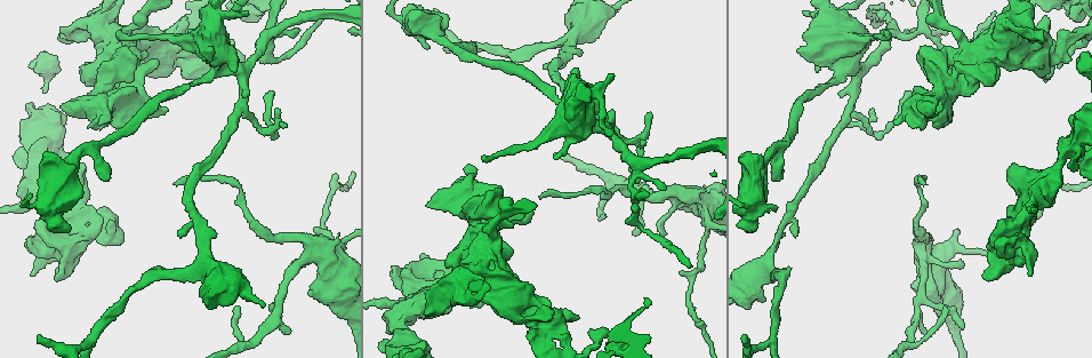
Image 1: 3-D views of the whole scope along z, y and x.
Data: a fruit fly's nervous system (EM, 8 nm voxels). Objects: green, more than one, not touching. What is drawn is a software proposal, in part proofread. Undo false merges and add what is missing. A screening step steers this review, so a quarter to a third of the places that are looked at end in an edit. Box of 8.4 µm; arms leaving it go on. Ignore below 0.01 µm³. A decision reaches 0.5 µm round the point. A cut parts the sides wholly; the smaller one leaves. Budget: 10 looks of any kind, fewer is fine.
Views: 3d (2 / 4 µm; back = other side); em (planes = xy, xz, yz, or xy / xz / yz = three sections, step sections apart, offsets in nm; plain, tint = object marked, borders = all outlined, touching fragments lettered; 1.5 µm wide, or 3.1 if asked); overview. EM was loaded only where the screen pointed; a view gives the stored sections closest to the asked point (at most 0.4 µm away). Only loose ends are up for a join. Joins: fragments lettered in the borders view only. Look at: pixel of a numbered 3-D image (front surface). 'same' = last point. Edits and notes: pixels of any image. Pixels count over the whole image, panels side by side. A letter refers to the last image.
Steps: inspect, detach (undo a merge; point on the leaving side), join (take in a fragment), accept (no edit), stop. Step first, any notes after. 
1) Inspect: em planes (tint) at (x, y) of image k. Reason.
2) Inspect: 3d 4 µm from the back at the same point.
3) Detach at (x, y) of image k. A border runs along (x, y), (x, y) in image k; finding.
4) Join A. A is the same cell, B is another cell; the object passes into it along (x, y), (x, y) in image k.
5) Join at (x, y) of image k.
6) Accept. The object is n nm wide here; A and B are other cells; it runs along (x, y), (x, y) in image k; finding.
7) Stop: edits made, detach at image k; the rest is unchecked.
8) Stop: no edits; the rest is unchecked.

Inspect: 3d 4 µm at (634, 236) of image 1. Thin end.

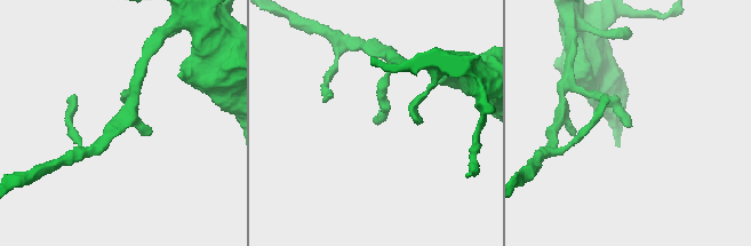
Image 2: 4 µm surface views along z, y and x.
Inspect: em xy step 4 (tint) at (631, 125) of image 2.

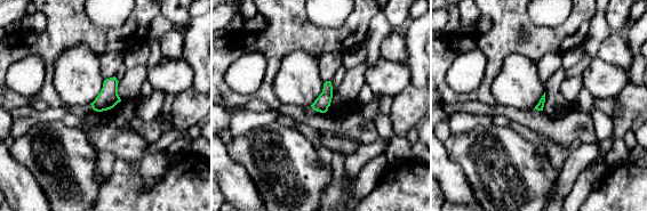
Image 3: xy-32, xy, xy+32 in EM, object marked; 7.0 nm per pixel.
Inspect: em planes (borders) at the same point.

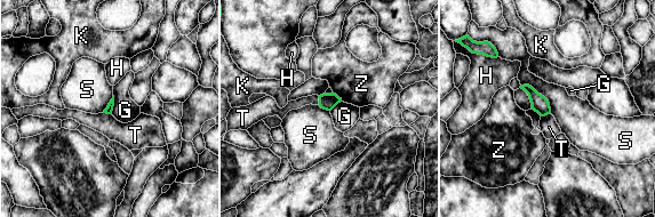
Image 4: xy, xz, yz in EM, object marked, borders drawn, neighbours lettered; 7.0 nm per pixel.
Join at (549, 127) of image 4. The longest contact is with S, 300 nm; T is the same cell, G, H, K, S and Z are other cells; it goes on there.

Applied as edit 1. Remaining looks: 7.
Inspect: overview. See it whole again.

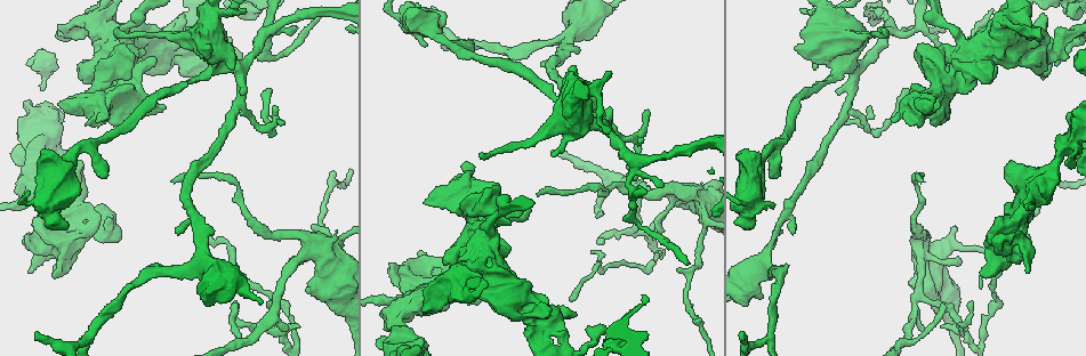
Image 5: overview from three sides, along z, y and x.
Inspect: 3d 2 µm at (1025, 271) of image 5. An open end.

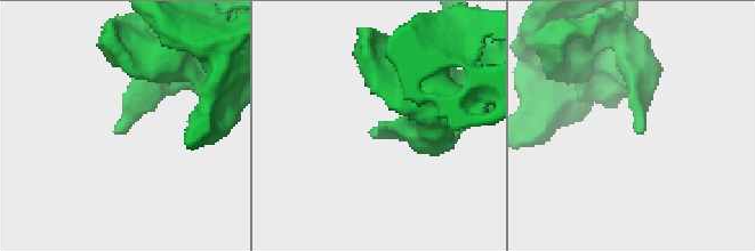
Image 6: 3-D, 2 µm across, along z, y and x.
Inspect: em xz step 8 (borders) at (373, 132) of image 6.

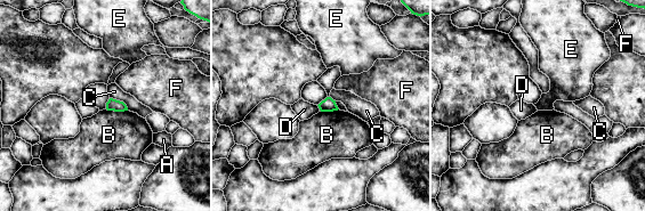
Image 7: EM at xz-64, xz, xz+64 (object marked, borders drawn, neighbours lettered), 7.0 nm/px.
Accept. A, B, C, D, E and F are other cells; a border runs along (316, 105), (320, 110) in image 7; none of them fits.

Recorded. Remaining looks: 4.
Inspect: 3d 4 µm at (472, 43) of image 5. Branch stops here.

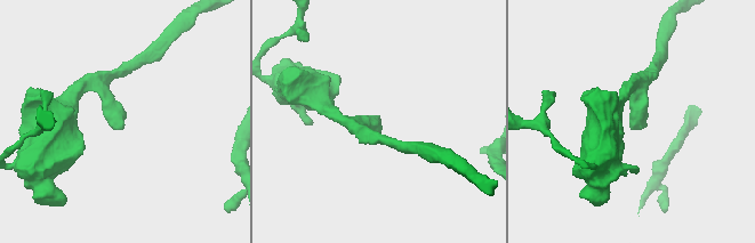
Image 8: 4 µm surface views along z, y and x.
Inspect: em xz step 4 (tint) at (380, 122) of image 8. Shape alone is not enough.

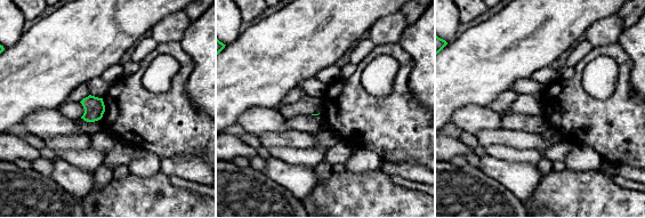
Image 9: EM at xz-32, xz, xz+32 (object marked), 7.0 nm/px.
Inspect: em planes (borders) at the same point. Another direction.

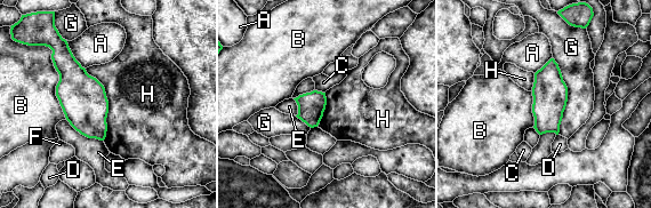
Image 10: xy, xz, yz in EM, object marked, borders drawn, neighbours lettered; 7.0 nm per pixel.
Accept. The object is 320 nm wide here; A, B, C, D, E, F, G and H are other cells; no lettered fragment goes on from it.

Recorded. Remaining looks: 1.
Stop: edits made, join at image 4; the rest is unchecked.

